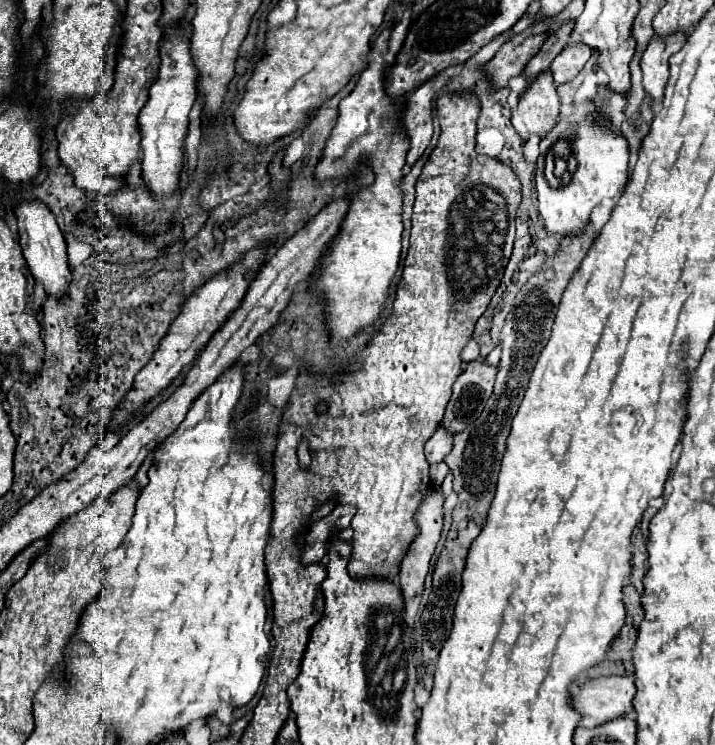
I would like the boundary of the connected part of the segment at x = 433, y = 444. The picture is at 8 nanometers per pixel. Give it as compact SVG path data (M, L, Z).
M438 428L436 434L426 442L424 454L430 464L436 464L436 462L442 462L450 450L452 450L452 436L448 436L446 430Z

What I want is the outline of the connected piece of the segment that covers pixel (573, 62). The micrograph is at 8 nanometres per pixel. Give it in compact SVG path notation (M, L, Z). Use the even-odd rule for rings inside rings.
M568 44L552 62L552 72L554 72L554 80L556 84L564 84L570 82L578 76L578 72L584 68L584 64L588 62L592 50L586 44Z

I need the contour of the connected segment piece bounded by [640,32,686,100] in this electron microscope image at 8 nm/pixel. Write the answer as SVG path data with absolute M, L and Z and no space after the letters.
M674 32L670 36L654 34L652 40L648 42L648 48L642 54L640 66L642 66L642 72L644 72L644 90L654 100L662 98L666 82L670 78L668 58L682 48L684 40L686 40L684 32Z

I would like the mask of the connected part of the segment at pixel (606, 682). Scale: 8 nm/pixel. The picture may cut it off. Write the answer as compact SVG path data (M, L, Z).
M598 676L570 692L572 706L578 710L580 726L592 728L622 714L630 714L636 686L624 676Z

